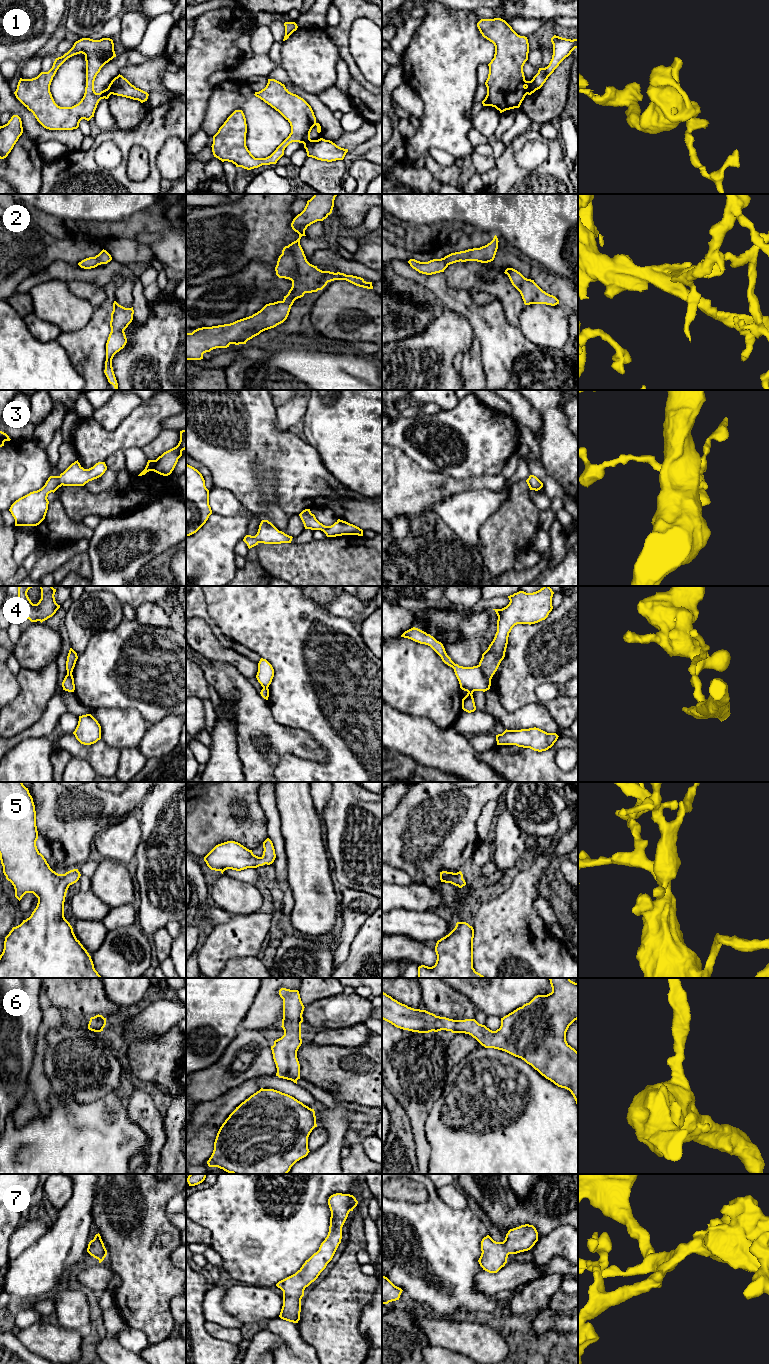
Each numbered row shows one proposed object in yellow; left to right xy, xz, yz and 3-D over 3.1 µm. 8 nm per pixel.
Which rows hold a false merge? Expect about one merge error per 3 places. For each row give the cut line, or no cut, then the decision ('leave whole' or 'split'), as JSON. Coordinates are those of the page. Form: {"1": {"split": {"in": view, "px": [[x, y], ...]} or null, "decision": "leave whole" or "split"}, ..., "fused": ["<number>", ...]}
{"1": {"split": {"in": "xy", "px": [[108, 86], [111, 93]]}, "decision": "split"}, "2": {"split": null, "decision": "leave whole"}, "3": {"split": null, "decision": "leave whole"}, "4": {"split": {"in": "yz", "px": [[478, 665], [482, 673], [490, 681]]}, "decision": "split"}, "5": {"split": null, "decision": "leave whole"}, "6": {"split": null, "decision": "leave whole"}, "7": {"split": null, "decision": "leave whole"}, "fused": ["1", "4"]}

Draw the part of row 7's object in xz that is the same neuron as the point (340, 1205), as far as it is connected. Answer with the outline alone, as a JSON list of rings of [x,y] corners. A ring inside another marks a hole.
[[[336,1193],[329,1197],[328,1205],[331,1211],[329,1232],[325,1240],[321,1243],[319,1250],[314,1253],[302,1267],[293,1275],[279,1281],[276,1286],[283,1291],[283,1306],[279,1317],[283,1320],[298,1323],[301,1312],[301,1299],[304,1296],[304,1290],[314,1282],[320,1273],[326,1268],[332,1260],[342,1239],[342,1227],[350,1211],[357,1206],[358,1201],[353,1195]]]

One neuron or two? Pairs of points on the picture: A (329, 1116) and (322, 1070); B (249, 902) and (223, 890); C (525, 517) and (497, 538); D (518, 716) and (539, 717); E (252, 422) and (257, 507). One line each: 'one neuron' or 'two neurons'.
A: two neurons
B: one neuron
C: one neuron
D: one neuron
E: one neuron

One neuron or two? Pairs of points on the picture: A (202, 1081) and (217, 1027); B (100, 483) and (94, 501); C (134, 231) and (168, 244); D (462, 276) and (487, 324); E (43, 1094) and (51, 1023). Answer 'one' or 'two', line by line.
A: two
B: two
C: one
D: two
E: one

